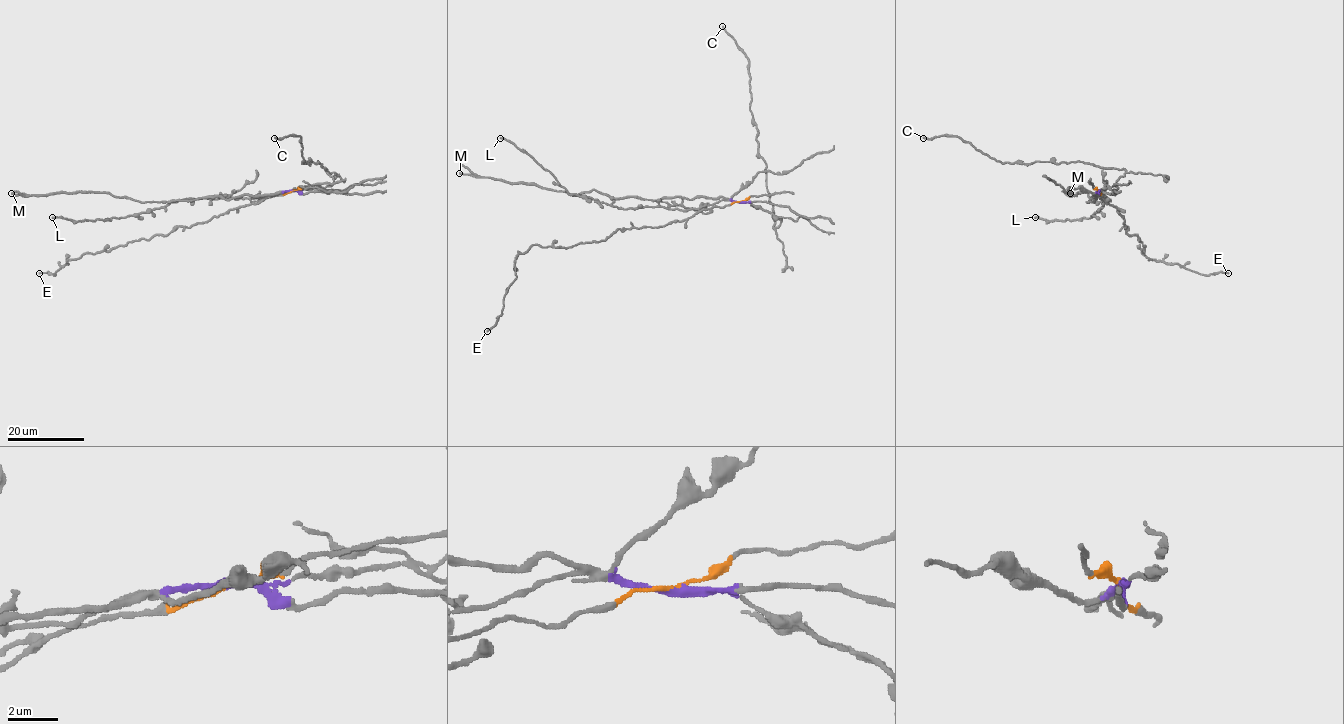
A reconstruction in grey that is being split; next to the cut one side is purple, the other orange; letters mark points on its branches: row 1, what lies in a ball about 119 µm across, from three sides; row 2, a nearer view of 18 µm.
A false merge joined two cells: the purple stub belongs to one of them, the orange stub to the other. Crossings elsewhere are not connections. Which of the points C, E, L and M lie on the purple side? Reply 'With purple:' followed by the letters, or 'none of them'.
With purple: C, L, M

